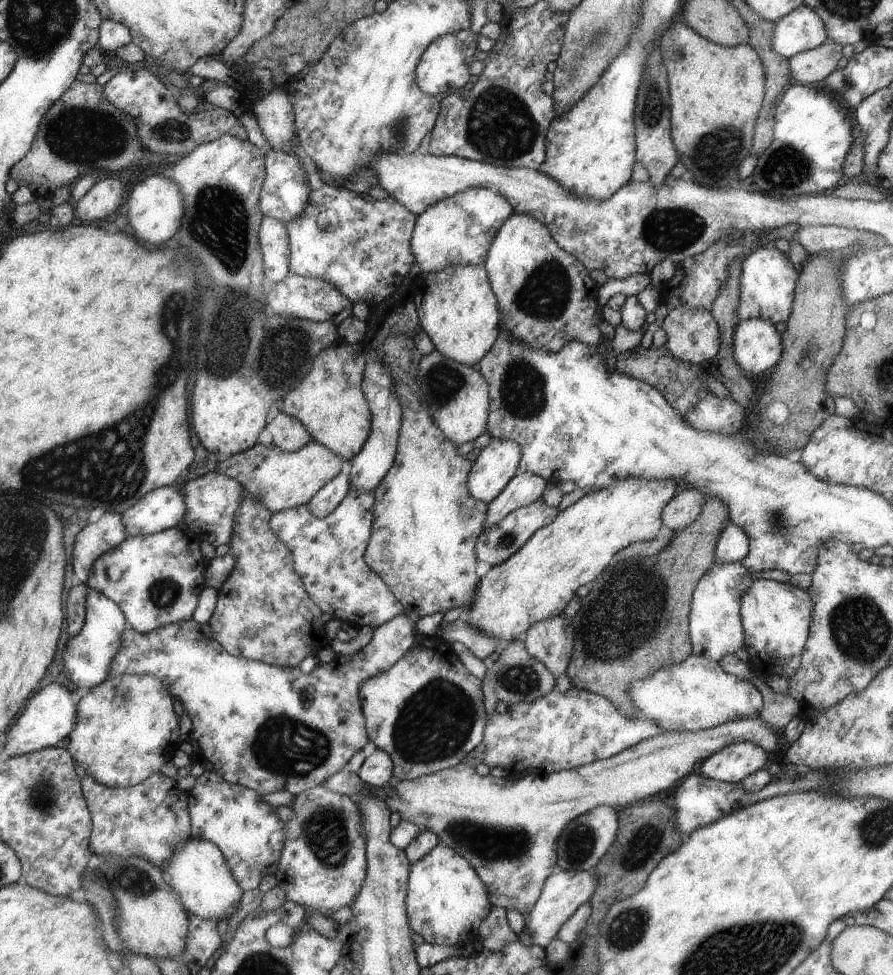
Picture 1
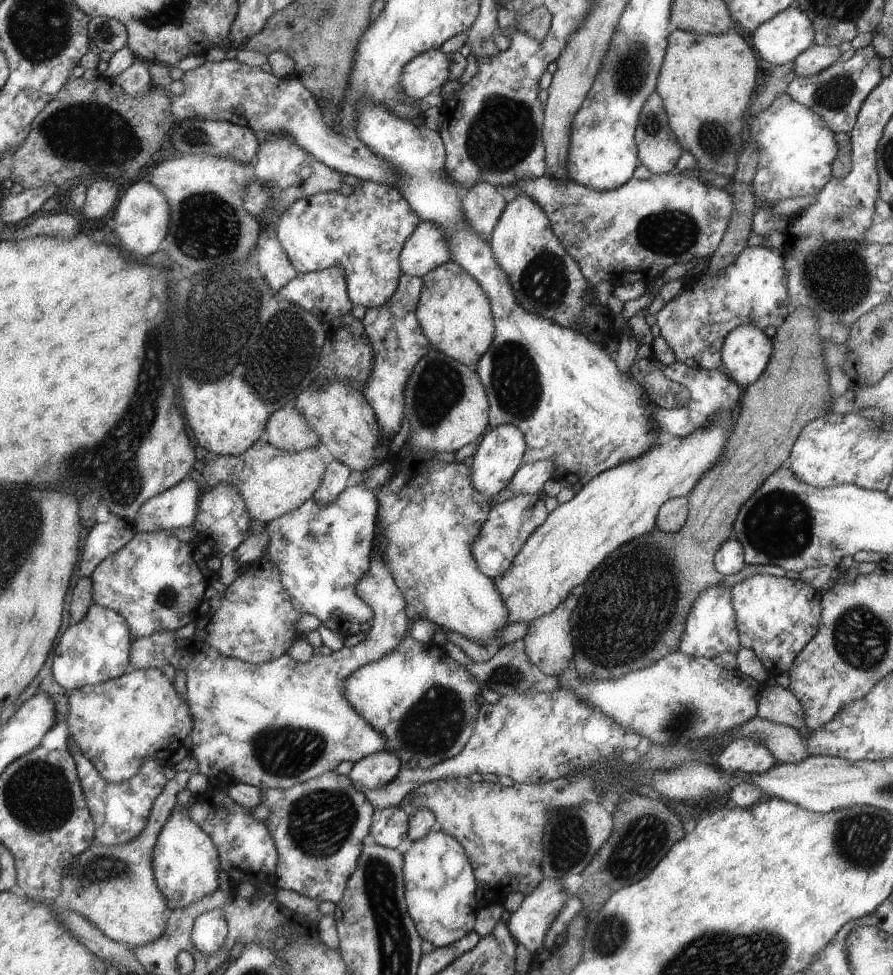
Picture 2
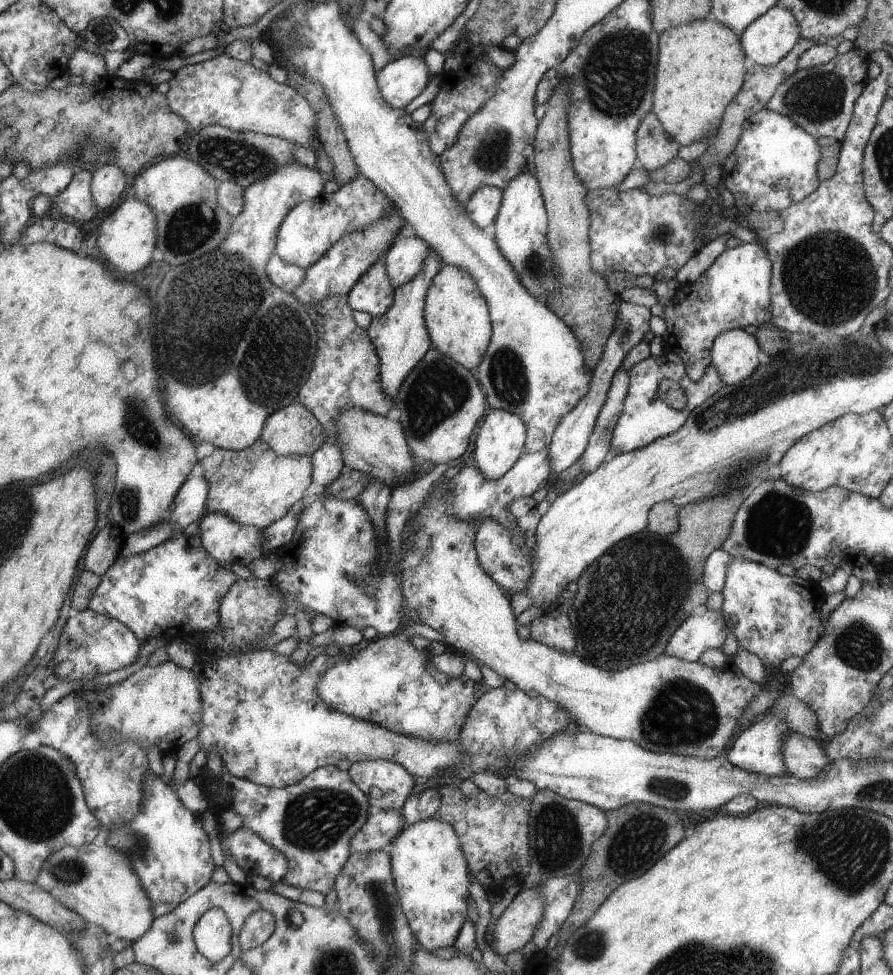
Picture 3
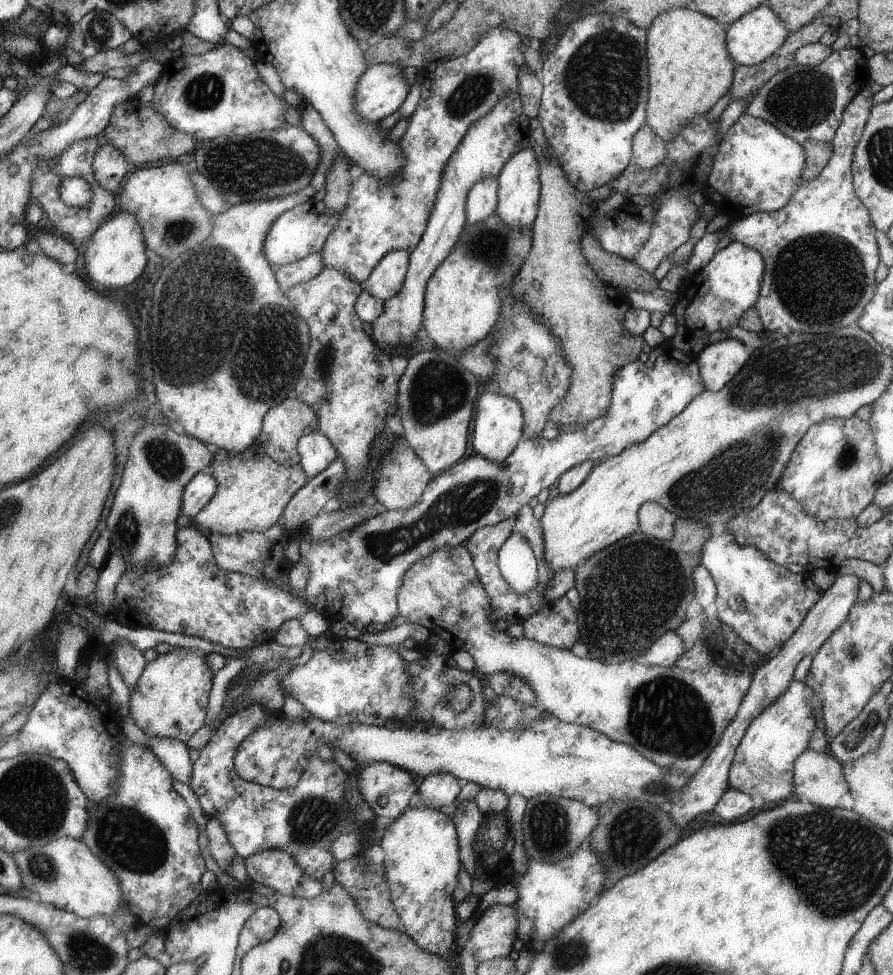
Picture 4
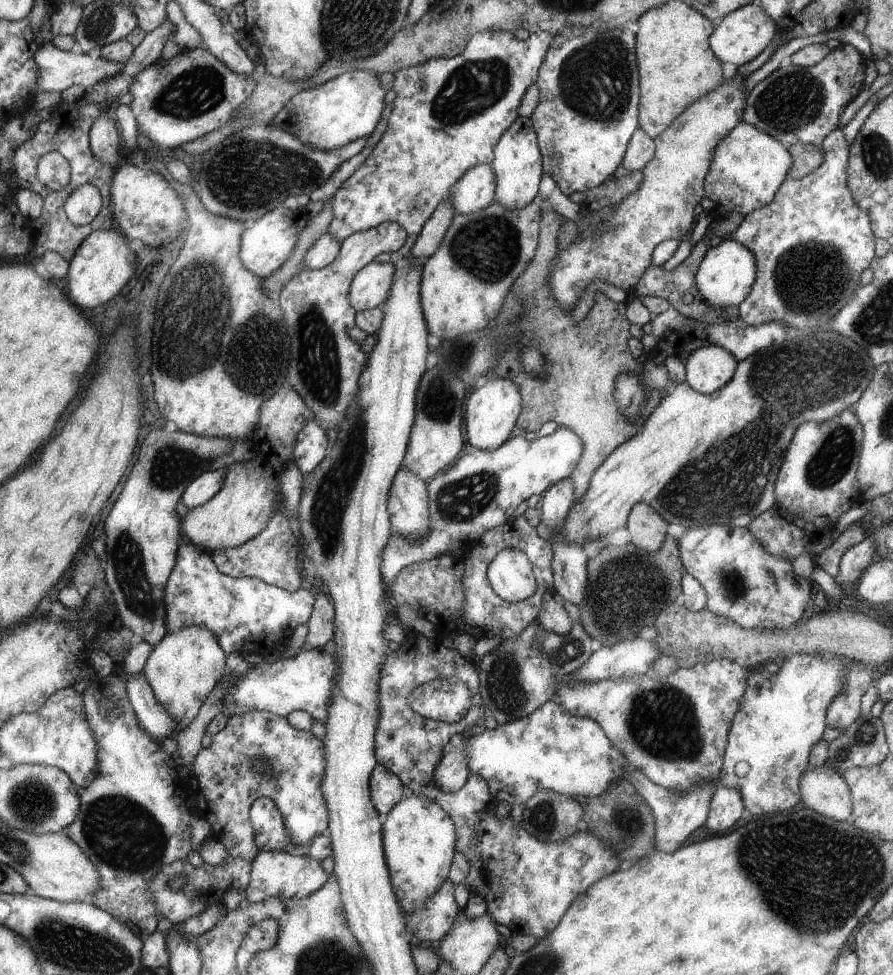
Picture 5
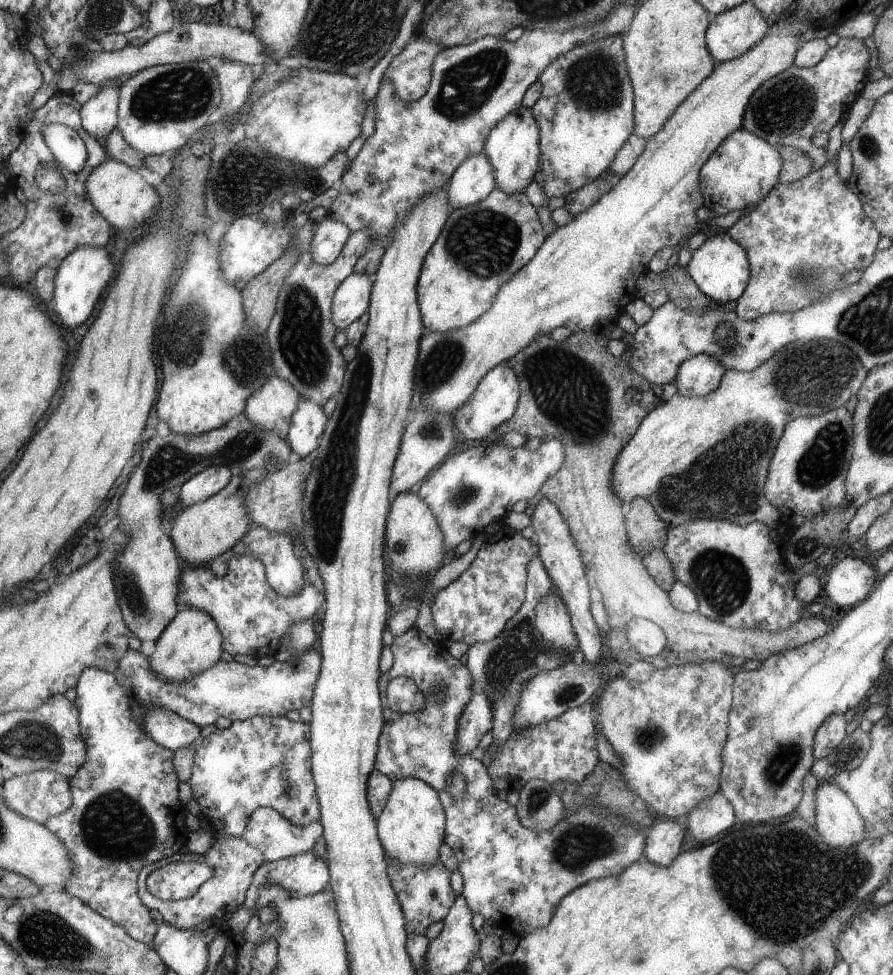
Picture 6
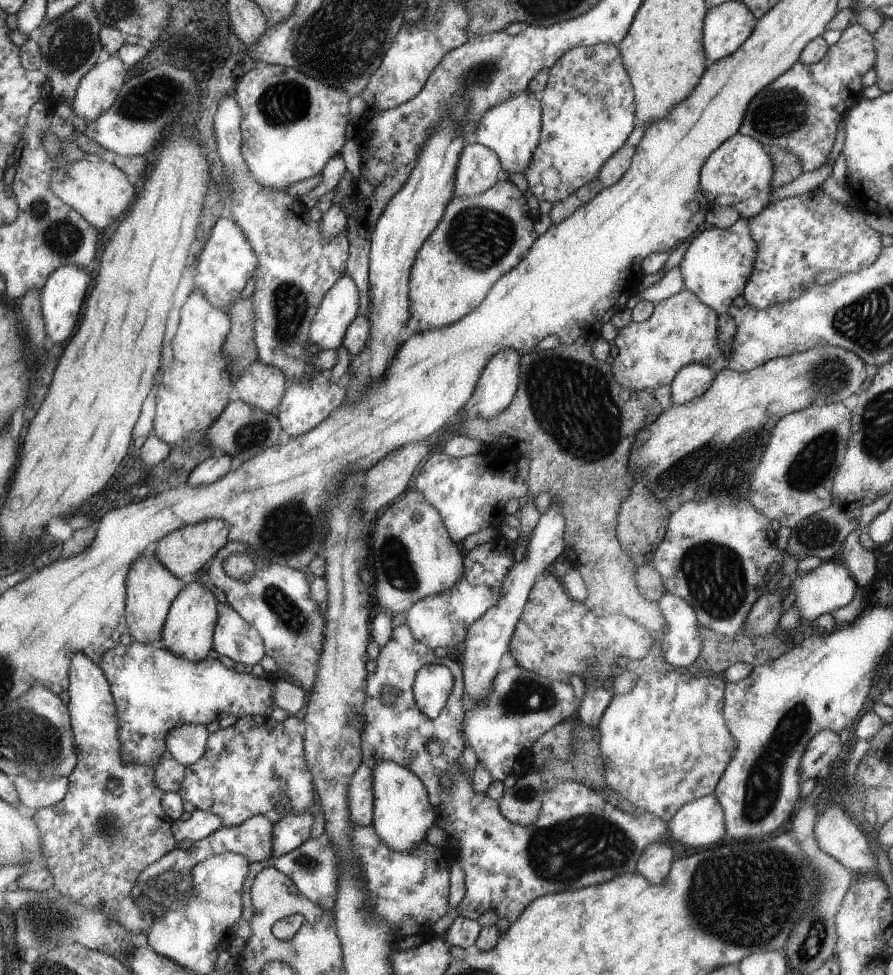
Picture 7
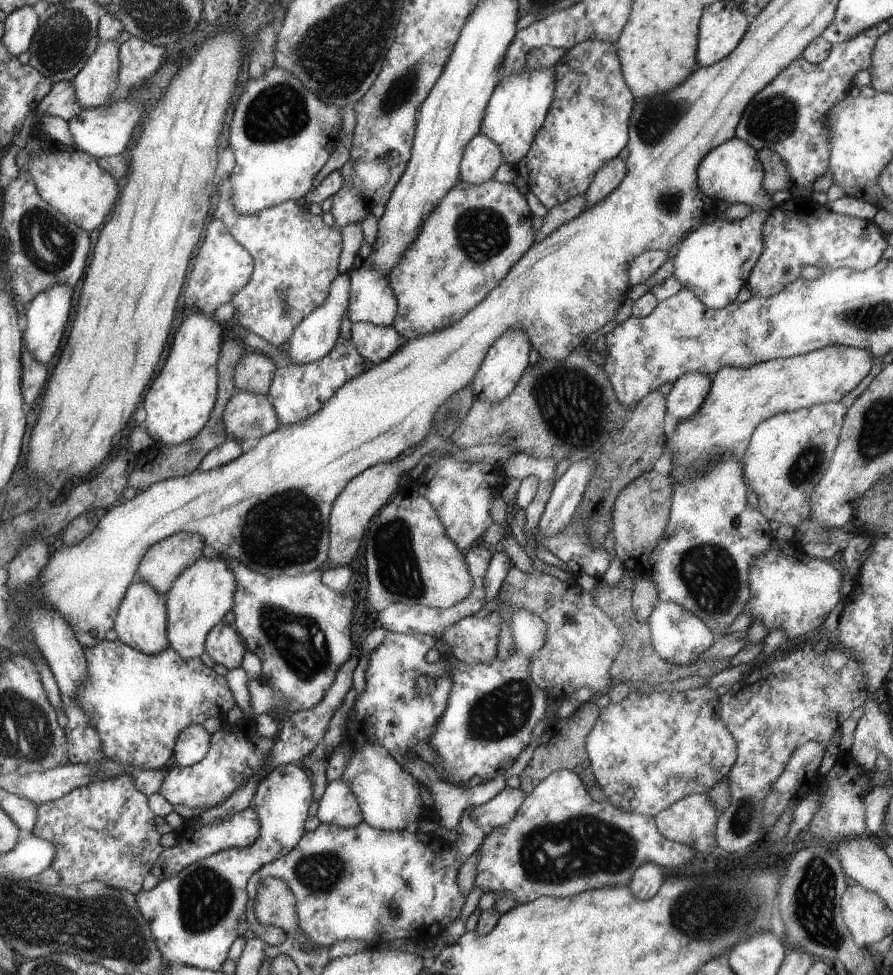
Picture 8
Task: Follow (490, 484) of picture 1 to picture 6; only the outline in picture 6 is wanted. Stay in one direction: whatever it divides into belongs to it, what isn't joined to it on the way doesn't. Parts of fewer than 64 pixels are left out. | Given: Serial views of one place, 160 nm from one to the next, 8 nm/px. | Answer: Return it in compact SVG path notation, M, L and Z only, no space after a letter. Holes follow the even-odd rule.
M506 364L494 367L475 388L474 394L452 415L456 419L456 428L470 442L488 441L496 438L497 429L511 419L517 411L521 388L516 374Z

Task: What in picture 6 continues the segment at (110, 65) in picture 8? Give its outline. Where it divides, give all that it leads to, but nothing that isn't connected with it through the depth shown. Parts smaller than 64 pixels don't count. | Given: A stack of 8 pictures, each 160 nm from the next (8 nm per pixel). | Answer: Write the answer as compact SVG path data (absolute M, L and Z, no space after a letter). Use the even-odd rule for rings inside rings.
M107 81L80 109L83 127L101 142L112 137L119 121L119 81Z

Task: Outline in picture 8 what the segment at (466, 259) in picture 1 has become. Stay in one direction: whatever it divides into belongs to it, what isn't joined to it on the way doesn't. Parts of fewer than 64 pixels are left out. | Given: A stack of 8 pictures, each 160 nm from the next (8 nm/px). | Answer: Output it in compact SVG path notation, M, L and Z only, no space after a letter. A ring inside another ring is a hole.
M479 133L466 146L462 166L459 167L459 180L471 185L487 183L505 162L499 145ZM346 272L331 284L330 294L327 296L326 302L322 303L315 311L312 311L296 328L294 336L290 340L290 349L284 352L289 354L291 364L314 363L323 359L336 348L340 339L340 324L342 324L344 316L348 313L350 304L351 281Z

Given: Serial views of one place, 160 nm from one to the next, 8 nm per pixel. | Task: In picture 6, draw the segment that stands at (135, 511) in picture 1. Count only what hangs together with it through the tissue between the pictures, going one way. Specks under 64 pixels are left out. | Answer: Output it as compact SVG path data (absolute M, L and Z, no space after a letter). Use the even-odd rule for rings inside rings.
M211 466L194 475L177 489L179 508L191 507L218 495L231 482L232 472L225 466Z

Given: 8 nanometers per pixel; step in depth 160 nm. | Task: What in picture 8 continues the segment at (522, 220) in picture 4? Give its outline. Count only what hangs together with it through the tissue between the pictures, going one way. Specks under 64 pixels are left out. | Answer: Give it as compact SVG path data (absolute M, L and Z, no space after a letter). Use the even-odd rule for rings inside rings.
M528 68L515 73L495 88L480 133L491 138L502 150L506 162L515 165L520 163L530 152L538 132L546 122L552 99L555 98L555 74L549 69L530 71Z

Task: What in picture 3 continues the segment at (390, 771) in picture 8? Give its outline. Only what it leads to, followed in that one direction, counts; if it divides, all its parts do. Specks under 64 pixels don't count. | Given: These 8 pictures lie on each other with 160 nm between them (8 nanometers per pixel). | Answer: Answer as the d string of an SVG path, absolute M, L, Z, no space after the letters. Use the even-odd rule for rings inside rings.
M432 818L406 825L388 848L403 911L420 945L429 951L453 946L462 932L463 924L468 920L466 902L468 902L468 890L471 890L472 880L458 837L451 824Z

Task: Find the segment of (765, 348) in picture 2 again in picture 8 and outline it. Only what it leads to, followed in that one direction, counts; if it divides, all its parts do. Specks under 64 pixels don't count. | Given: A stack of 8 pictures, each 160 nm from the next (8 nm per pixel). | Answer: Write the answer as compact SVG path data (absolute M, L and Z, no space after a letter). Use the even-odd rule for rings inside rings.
M693 372L680 376L666 394L667 410L679 420L692 416L702 406L711 387L707 374Z

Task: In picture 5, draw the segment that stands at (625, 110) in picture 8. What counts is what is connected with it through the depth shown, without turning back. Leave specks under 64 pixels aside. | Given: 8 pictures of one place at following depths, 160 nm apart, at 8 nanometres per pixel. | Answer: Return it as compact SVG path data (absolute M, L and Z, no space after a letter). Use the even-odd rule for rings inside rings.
M572 25L554 36L546 60L539 68L535 84L541 97L530 120L538 133L543 170L552 176L568 197L574 192L599 187L622 166L629 140L639 127L641 96L636 45L636 32L627 28L600 32L592 27Z

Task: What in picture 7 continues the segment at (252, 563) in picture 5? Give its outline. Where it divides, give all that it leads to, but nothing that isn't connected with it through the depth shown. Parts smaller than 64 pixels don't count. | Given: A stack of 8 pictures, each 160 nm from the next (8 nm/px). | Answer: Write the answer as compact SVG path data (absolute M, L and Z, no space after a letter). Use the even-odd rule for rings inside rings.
M232 541L222 548L204 571L205 581L213 582L226 595L227 603L239 615L256 627L263 638L266 654L277 663L278 669L286 672L290 682L310 692L318 678L319 658L322 652L323 632L326 617L323 606L308 596L310 582L302 570L292 570L255 555L255 569L248 581L230 578L223 569L223 562L234 553L252 552L253 546L242 541Z

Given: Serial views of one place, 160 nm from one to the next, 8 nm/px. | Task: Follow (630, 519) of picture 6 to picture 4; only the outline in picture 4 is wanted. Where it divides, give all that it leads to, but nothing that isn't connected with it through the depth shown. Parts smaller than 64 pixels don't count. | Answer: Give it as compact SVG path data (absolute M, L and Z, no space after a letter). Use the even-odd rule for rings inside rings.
M652 501L644 503L639 508L637 516L638 526L636 528L646 536L661 541L670 540L674 536L676 516L661 504Z

